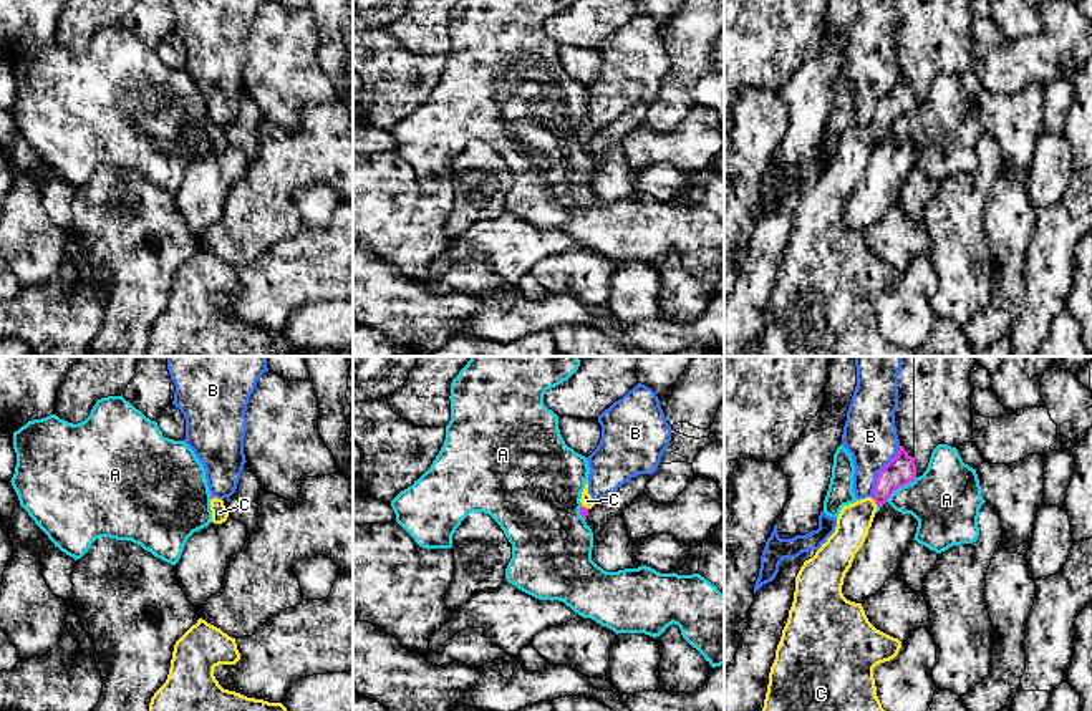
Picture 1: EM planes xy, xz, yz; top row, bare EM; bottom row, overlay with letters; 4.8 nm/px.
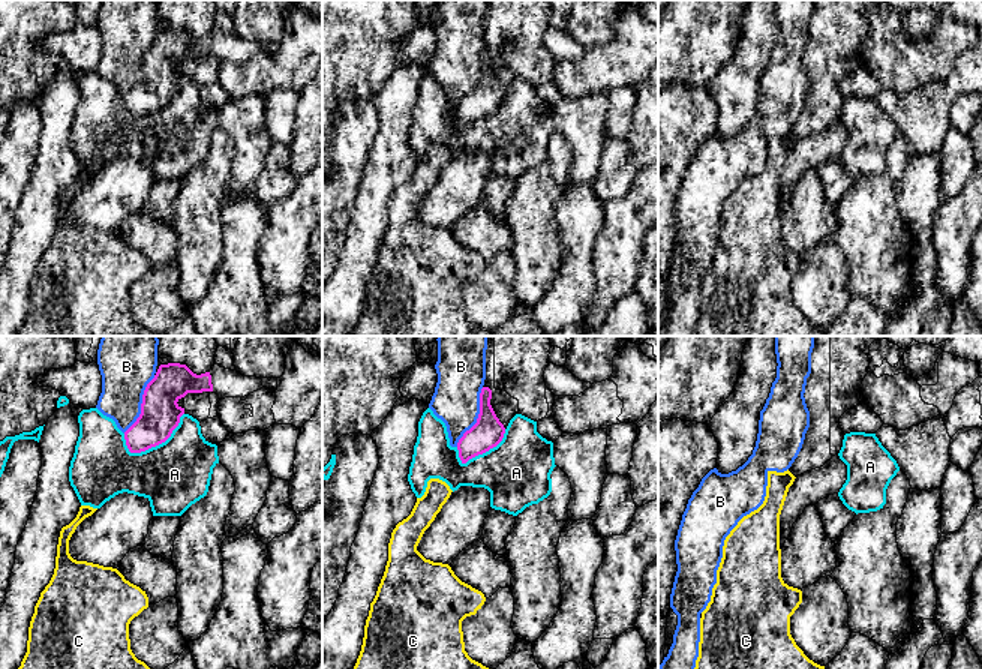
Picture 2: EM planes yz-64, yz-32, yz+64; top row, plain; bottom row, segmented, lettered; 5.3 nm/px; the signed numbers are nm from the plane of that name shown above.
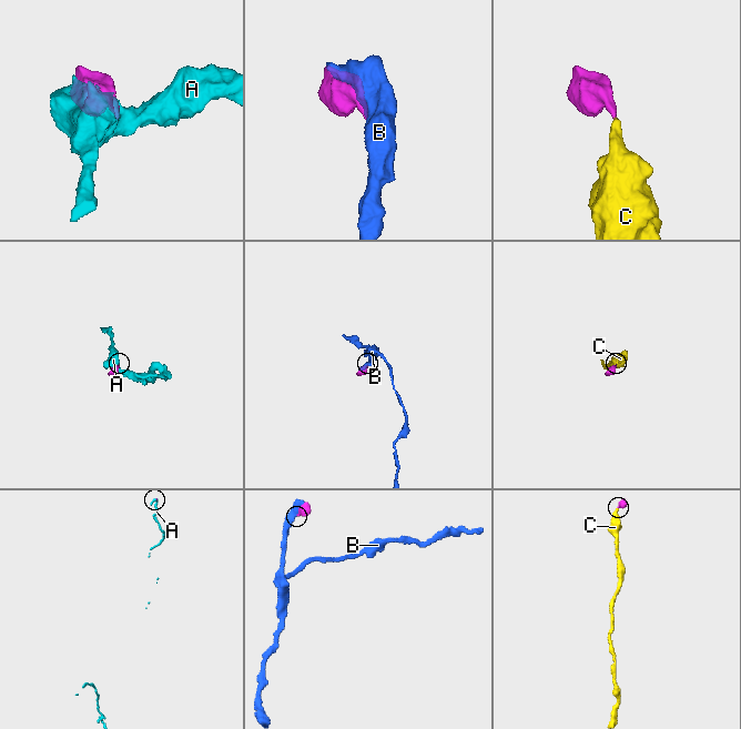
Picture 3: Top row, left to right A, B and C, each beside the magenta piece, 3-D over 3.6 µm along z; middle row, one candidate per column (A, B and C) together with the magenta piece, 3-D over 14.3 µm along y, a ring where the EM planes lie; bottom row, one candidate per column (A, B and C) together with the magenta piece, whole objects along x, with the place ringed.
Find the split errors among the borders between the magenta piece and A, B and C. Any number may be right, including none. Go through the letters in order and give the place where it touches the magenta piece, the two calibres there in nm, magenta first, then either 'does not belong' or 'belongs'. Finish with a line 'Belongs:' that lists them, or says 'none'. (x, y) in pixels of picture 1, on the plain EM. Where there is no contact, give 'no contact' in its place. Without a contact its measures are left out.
A: contact yz (900, 115); calibres 140 and 340 nm; does not belong
B: contact yz (880, 100); calibres 140 and 260 nm; does not belong
C: contact yz (874, 128); calibres 140 and 160 nm; belongs
Belongs: C

